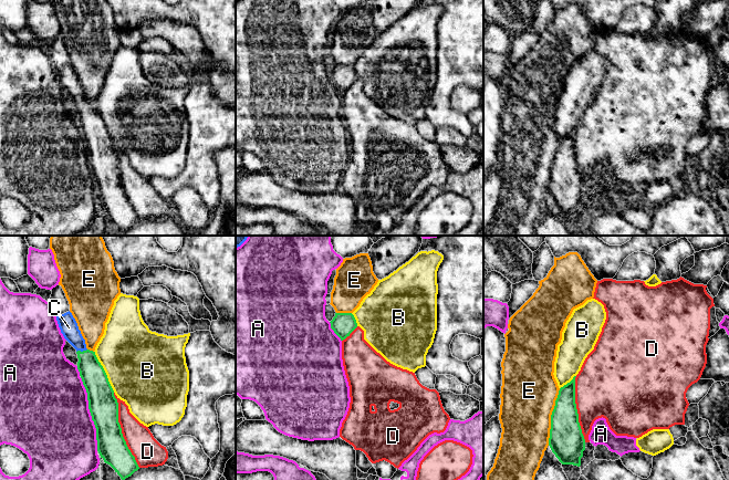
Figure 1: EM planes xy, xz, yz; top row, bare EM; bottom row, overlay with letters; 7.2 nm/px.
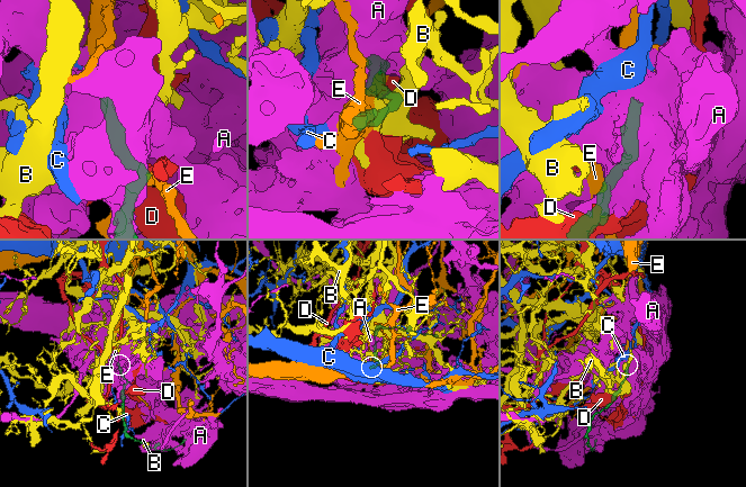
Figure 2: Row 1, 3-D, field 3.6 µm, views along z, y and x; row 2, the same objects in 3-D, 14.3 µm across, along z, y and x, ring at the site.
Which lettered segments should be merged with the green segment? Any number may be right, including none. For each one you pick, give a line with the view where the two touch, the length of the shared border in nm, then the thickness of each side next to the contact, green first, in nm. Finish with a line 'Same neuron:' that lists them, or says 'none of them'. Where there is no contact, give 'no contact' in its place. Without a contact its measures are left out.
C: contact in xy; length 80 nm; calibres 180 and 130 nm
Same neuron: C

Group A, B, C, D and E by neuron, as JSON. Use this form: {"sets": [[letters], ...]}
{"sets": [["A"], ["B"], ["C"], ["D"], ["E"]]}

